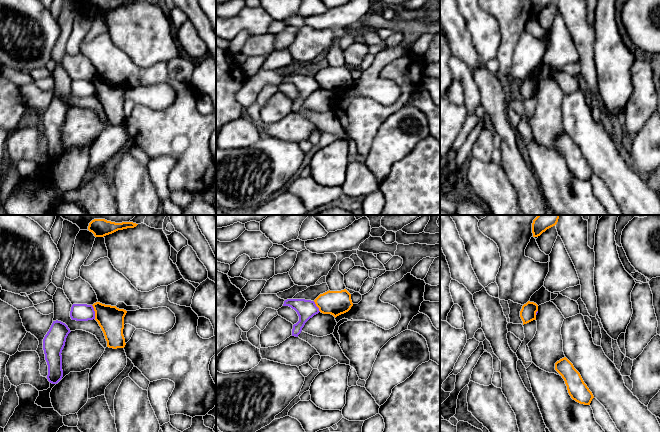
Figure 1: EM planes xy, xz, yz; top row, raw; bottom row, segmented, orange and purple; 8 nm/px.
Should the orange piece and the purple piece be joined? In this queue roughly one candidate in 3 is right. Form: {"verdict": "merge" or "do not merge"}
{"verdict": "do not merge"}

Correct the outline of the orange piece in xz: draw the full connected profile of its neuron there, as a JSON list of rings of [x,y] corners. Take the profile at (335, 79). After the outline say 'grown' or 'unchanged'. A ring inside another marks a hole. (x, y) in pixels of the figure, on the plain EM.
[[[346,66],[327,67],[320,70],[314,76],[319,87],[323,90],[331,90],[335,94],[348,88],[353,82],[351,70]]]; unchanged

